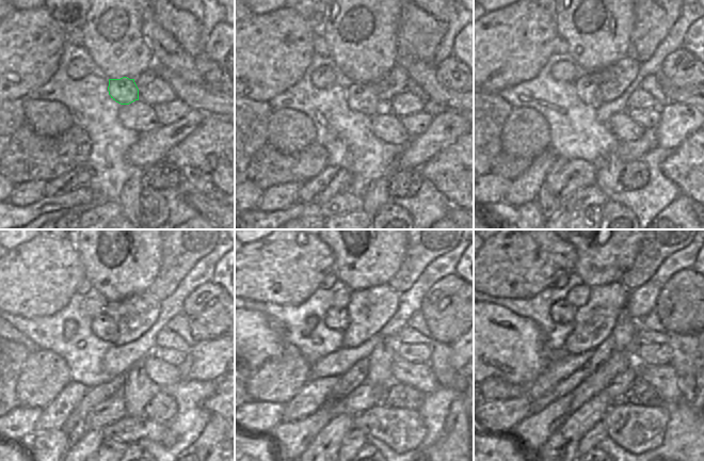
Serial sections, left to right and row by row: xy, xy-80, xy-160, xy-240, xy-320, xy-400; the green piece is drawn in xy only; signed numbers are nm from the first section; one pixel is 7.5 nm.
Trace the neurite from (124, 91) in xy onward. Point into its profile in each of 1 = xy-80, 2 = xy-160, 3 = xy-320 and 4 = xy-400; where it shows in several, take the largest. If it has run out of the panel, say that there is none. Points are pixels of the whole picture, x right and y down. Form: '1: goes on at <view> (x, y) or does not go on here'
1: goes on at xy-80 (360, 96)
2: goes on at xy-160 (591, 93)
3: goes on at xy-320 (334, 318)
4: goes on at xy-400 (561, 312)

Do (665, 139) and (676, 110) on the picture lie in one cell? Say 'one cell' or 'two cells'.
one cell

